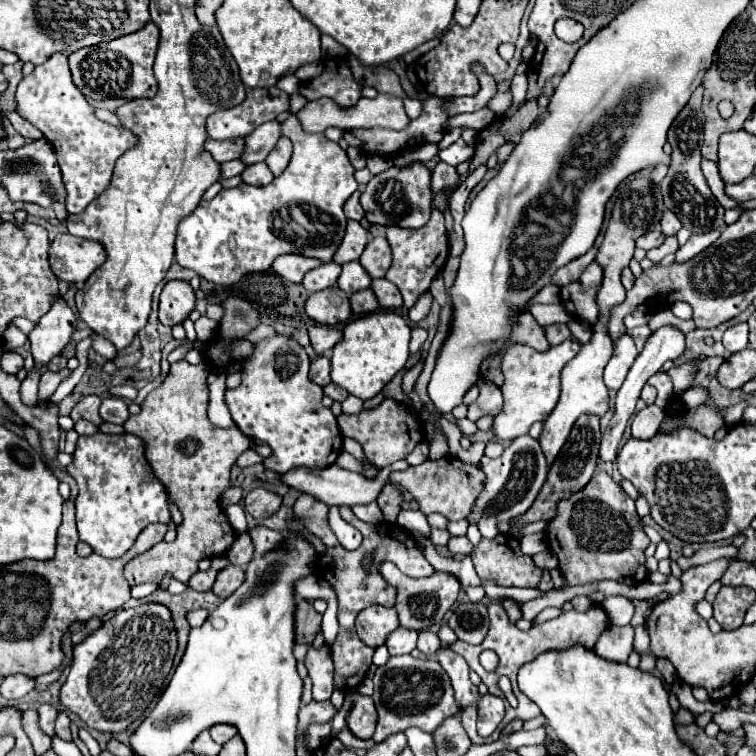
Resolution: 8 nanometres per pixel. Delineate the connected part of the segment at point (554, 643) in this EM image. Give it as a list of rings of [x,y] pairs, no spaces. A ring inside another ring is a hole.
[[[499,602],[489,604],[489,618],[491,618],[491,626],[489,626],[489,634],[487,634],[487,638],[483,640],[483,644],[471,646],[471,644],[463,644],[461,640],[457,640],[457,642],[451,644],[451,648],[467,660],[469,668],[479,674],[481,682],[489,688],[489,694],[493,694],[493,696],[503,698],[503,692],[501,692],[499,686],[497,686],[499,676],[509,676],[509,678],[513,678],[513,690],[515,690],[515,696],[519,698],[519,708],[513,710],[511,706],[505,706],[505,718],[503,718],[503,722],[499,724],[499,728],[493,732],[493,736],[489,736],[489,738],[481,738],[481,736],[477,734],[477,730],[475,730],[477,708],[475,708],[475,706],[467,706],[465,710],[461,710],[463,728],[465,728],[465,732],[467,732],[467,736],[469,736],[469,740],[471,740],[473,744],[487,744],[487,742],[497,740],[499,734],[501,734],[501,730],[503,730],[511,720],[515,720],[515,718],[519,718],[519,720],[525,722],[525,720],[531,720],[531,718],[539,716],[539,708],[537,708],[531,700],[527,700],[527,696],[521,694],[519,688],[517,688],[517,672],[519,672],[519,668],[521,668],[527,660],[535,660],[535,656],[539,656],[539,654],[543,654],[543,652],[547,652],[547,650],[567,650],[567,648],[573,648],[573,646],[585,646],[587,650],[593,650],[593,648],[595,648],[595,640],[597,640],[597,638],[601,636],[601,632],[609,626],[607,614],[603,612],[603,608],[601,608],[599,604],[595,604],[595,608],[591,608],[591,612],[575,612],[575,610],[561,612],[561,614],[559,614],[557,618],[553,618],[553,620],[547,620],[547,622],[543,622],[543,624],[533,624],[527,632],[519,630],[519,628],[509,620],[507,612],[503,610],[503,606],[501,606]],[[483,650],[493,650],[493,652],[499,656],[499,666],[497,666],[493,672],[483,670],[483,666],[479,664],[479,654],[481,654]]]

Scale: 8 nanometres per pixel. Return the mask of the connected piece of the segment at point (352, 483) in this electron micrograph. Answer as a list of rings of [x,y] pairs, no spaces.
[[[337,462],[327,466],[327,468],[293,468],[291,472],[281,474],[281,482],[287,484],[289,488],[295,488],[303,494],[309,494],[321,502],[325,502],[327,506],[357,506],[357,504],[369,504],[373,500],[377,500],[379,492],[385,486],[385,480],[389,478],[393,468],[383,468],[379,470],[379,476],[375,480],[367,480],[365,476],[357,474],[357,472],[349,472],[345,468],[341,468]]]

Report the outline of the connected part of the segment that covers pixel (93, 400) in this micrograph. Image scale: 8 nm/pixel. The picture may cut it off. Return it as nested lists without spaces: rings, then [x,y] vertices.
[[[83,396],[77,406],[73,408],[71,412],[71,418],[73,420],[79,420],[79,418],[87,418],[91,420],[95,426],[101,426],[103,420],[99,416],[99,404],[101,404],[101,398],[99,396]]]

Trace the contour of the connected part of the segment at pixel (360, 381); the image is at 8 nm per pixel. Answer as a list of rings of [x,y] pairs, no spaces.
[[[373,312],[351,320],[331,354],[331,382],[361,400],[375,398],[407,362],[409,338],[409,324],[395,312]]]

